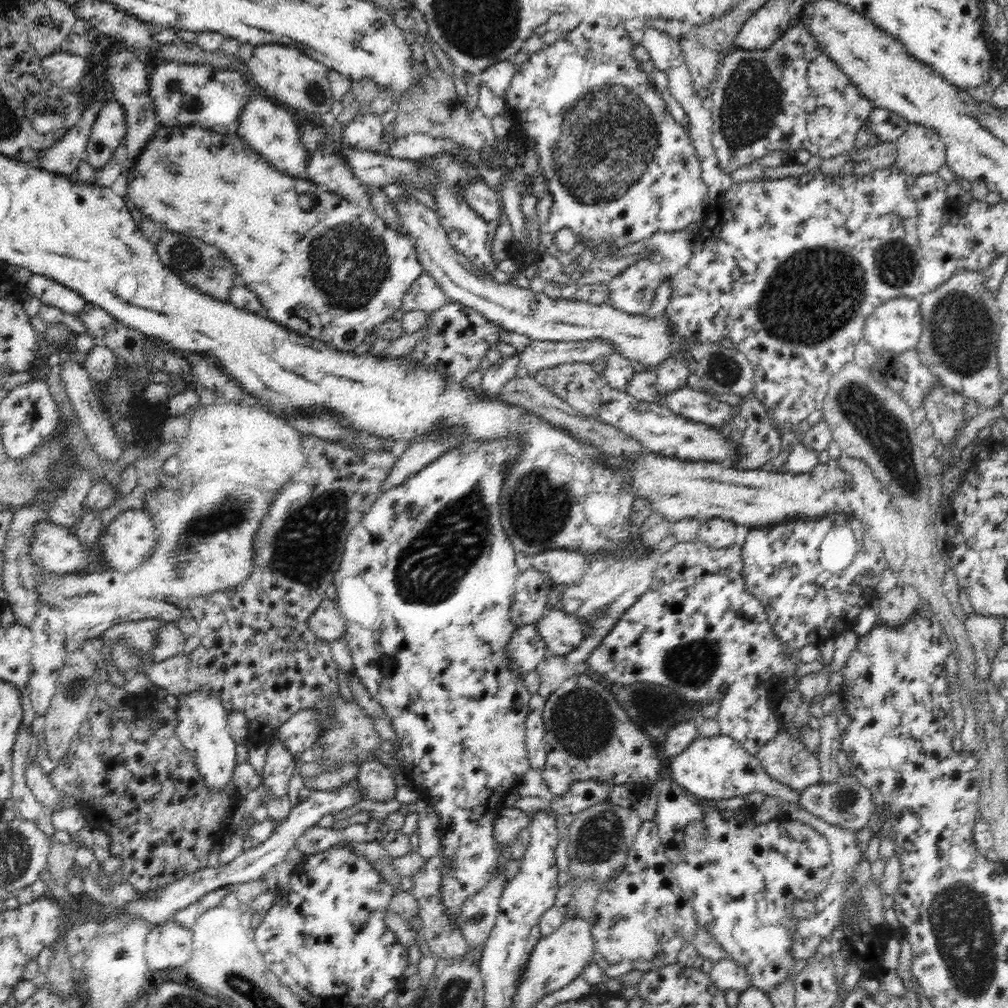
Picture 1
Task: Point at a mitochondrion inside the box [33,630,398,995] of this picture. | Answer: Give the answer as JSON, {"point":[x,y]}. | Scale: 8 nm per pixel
{"point":[74,686]}

